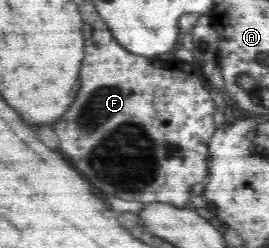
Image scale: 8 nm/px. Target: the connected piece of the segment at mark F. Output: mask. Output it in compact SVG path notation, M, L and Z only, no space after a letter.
M109 29L94 30L90 39L85 40L85 58L81 62L81 92L77 96L77 100L73 102L73 106L69 108L69 112L61 118L61 122L55 126L55 134L59 136L59 150L65 154L67 162L73 162L73 166L77 166L77 170L81 170L81 174L85 174L85 178L89 178L89 182L93 182L93 188L99 188L97 192L101 192L103 196L117 196L120 200L135 200L137 202L164 202L177 207L191 207L191 190L195 184L205 182L205 174L209 174L206 168L206 155L209 154L209 140L213 138L215 131L215 102L213 96L207 87L205 78L198 72L192 63L183 64L177 60L171 62L158 59L147 58L140 54L133 54L132 51L125 50Z

